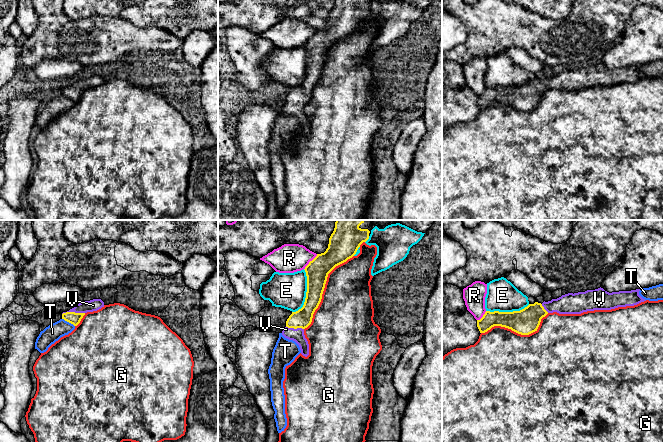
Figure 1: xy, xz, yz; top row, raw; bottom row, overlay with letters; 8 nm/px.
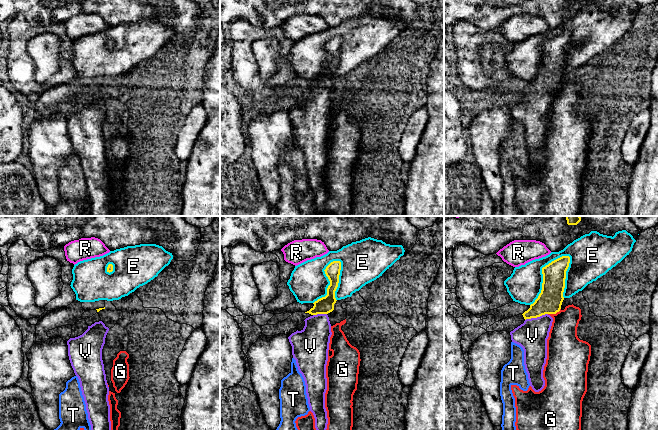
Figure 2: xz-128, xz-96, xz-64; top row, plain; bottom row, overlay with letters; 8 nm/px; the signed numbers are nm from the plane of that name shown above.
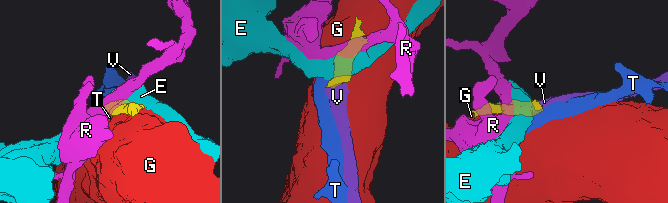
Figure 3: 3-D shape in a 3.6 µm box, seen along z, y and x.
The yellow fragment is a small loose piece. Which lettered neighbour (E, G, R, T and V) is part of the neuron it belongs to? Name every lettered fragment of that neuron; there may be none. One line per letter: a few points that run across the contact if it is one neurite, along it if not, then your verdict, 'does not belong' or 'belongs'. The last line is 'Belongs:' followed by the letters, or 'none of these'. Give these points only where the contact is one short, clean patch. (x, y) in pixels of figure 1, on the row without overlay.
E: does not belong
G: does not belong
R: line xz (317, 30), (304, 45); does not belong
T: line xy (62, 94), (74, 102); does not belong
V: line xy (74, 94), (73, 88), (93, 81); belongs
Belongs: V

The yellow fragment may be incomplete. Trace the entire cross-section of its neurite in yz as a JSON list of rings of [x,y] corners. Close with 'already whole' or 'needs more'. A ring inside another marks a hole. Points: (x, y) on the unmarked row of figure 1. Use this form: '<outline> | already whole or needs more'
[[[600,63],[585,68],[568,69],[542,80],[535,78],[520,87],[486,87],[483,93],[477,96],[477,103],[480,109],[485,109],[494,102],[501,102],[521,111],[529,111],[537,107],[541,95],[548,89],[581,90],[634,82],[646,77],[639,71],[639,67],[640,65],[609,69]]] | needs more

